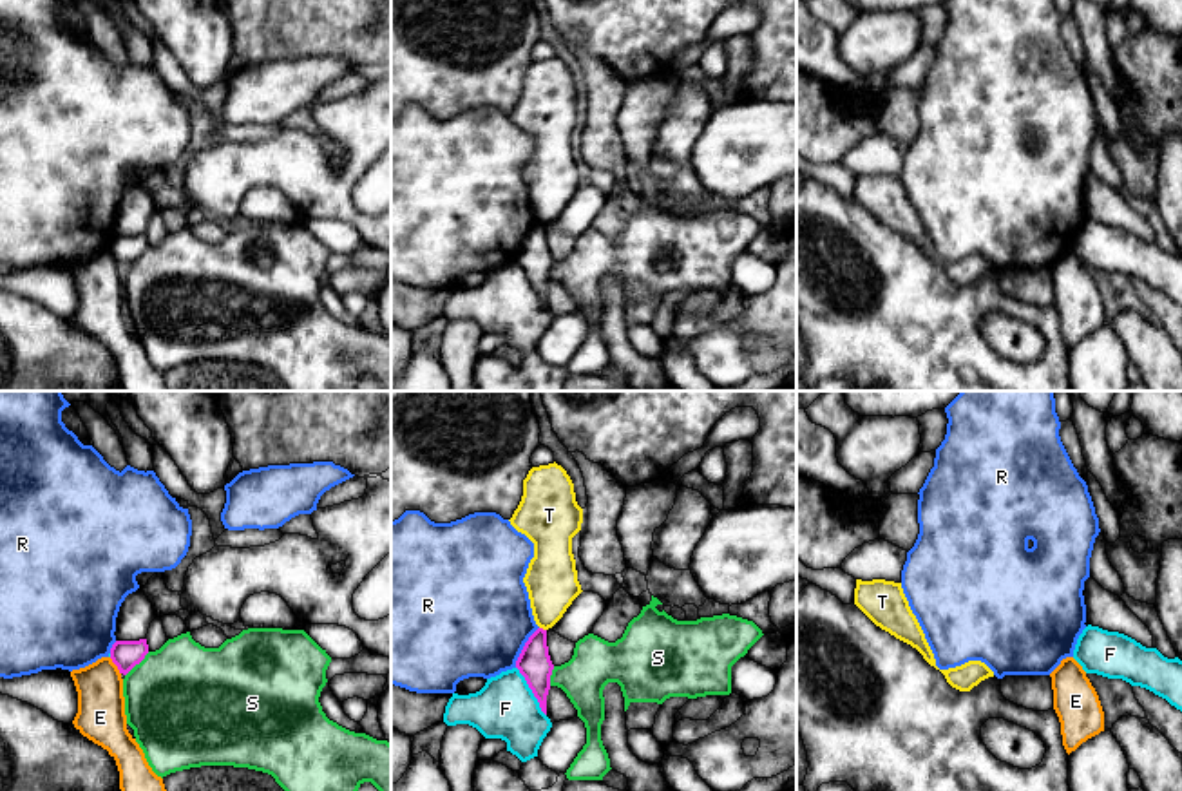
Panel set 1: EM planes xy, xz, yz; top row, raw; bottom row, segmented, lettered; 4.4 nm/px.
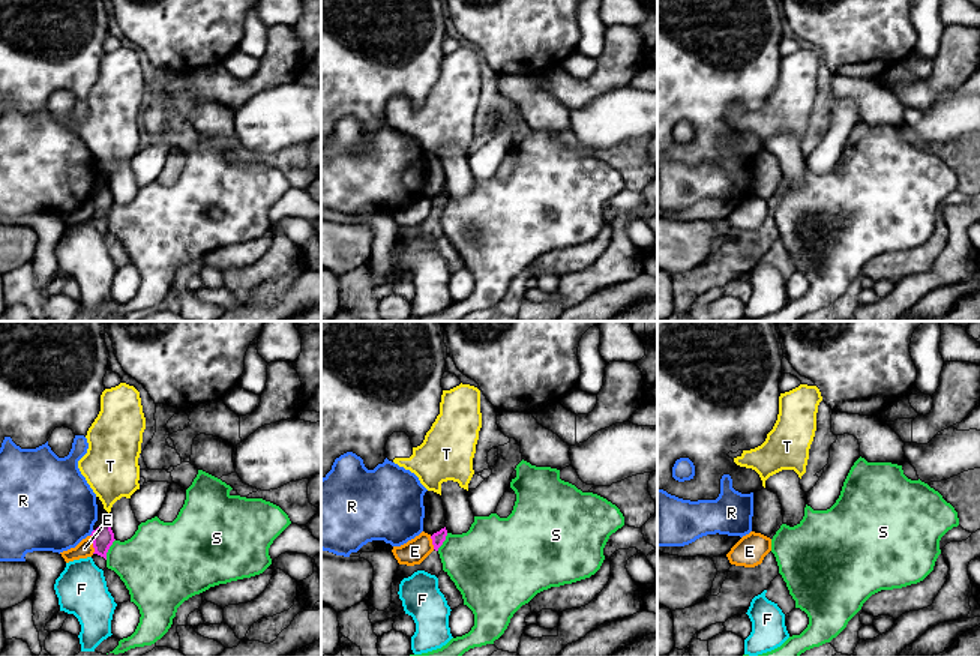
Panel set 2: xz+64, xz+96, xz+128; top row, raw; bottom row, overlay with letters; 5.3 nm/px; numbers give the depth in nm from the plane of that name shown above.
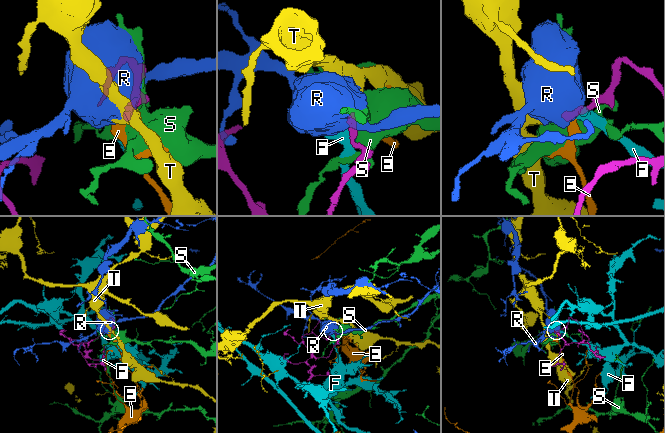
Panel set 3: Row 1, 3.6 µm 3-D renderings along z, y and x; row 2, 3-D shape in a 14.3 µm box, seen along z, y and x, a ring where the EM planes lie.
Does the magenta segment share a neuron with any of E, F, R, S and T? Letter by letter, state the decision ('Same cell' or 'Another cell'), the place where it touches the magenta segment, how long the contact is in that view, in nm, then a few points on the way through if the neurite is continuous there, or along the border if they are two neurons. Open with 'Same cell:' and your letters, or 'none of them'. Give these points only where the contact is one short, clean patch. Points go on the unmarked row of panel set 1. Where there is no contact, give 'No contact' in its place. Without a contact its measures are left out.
Same cell: none of them
E: Another cell. Touches magenta at xy (116, 259). Shared border 90 nm. Boundary: xy (109, 252), (120, 268)
F: Another cell. Touches magenta at xz (533, 286). Shared border 260 nm. Boundary: xz (516, 261), (545, 310)
R: Another cell. Touches magenta at xz (524, 241). Shared border 220 nm. Boundary: xz (538, 221), (514, 261)
S: Another cell. Touches magenta at xy (136, 257). Shared border 160 nm
T: Another cell. Touches magenta at xz (542, 223). Shared border 40 nm. Boundary: xz (540, 221), (545, 225)

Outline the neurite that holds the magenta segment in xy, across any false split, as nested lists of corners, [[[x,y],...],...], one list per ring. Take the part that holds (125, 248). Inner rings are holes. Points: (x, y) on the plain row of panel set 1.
[[[147,233],[139,235],[116,235],[110,243],[110,253],[119,268],[127,270],[148,248]]]

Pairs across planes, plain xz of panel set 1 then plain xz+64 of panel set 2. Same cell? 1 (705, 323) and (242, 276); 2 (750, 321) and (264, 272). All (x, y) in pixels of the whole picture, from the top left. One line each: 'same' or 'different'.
1: same
2: different

